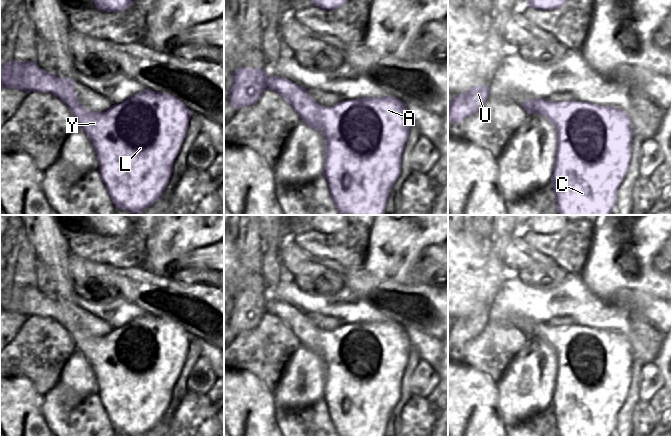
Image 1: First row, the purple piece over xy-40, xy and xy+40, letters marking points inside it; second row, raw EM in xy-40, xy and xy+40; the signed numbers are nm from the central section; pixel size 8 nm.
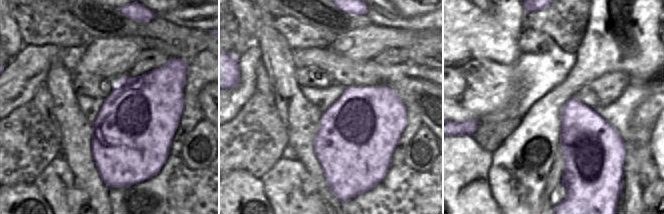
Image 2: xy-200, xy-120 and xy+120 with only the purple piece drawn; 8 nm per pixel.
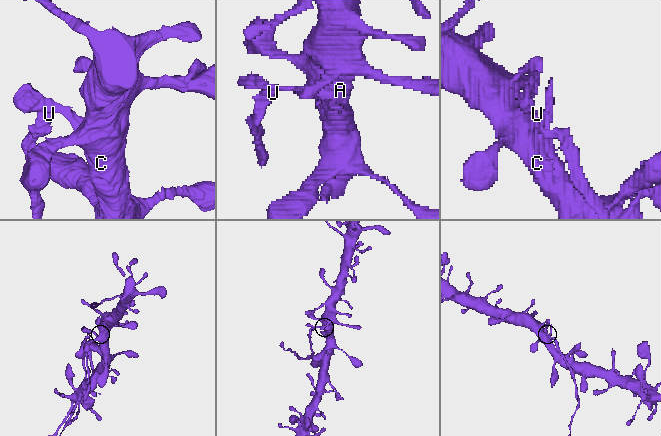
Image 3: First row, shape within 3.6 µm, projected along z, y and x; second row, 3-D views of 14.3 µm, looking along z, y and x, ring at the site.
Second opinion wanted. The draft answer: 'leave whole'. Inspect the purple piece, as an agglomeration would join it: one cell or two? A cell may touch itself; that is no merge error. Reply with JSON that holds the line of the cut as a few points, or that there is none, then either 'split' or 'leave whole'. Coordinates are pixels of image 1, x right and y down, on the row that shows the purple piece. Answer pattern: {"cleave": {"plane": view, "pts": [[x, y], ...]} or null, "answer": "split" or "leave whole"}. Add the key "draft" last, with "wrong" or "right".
{"cleave": {"plane": "xy", "pts": [[306, 93], [301, 99], [295, 99], [291, 104]]}, "answer": "split", "draft": "wrong"}

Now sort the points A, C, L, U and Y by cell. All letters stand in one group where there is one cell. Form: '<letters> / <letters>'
A C L Y / U

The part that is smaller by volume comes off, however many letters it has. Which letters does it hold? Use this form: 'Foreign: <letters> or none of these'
Foreign: U

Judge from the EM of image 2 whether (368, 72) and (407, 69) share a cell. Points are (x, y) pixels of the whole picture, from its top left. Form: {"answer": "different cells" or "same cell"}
{"answer": "same cell"}

